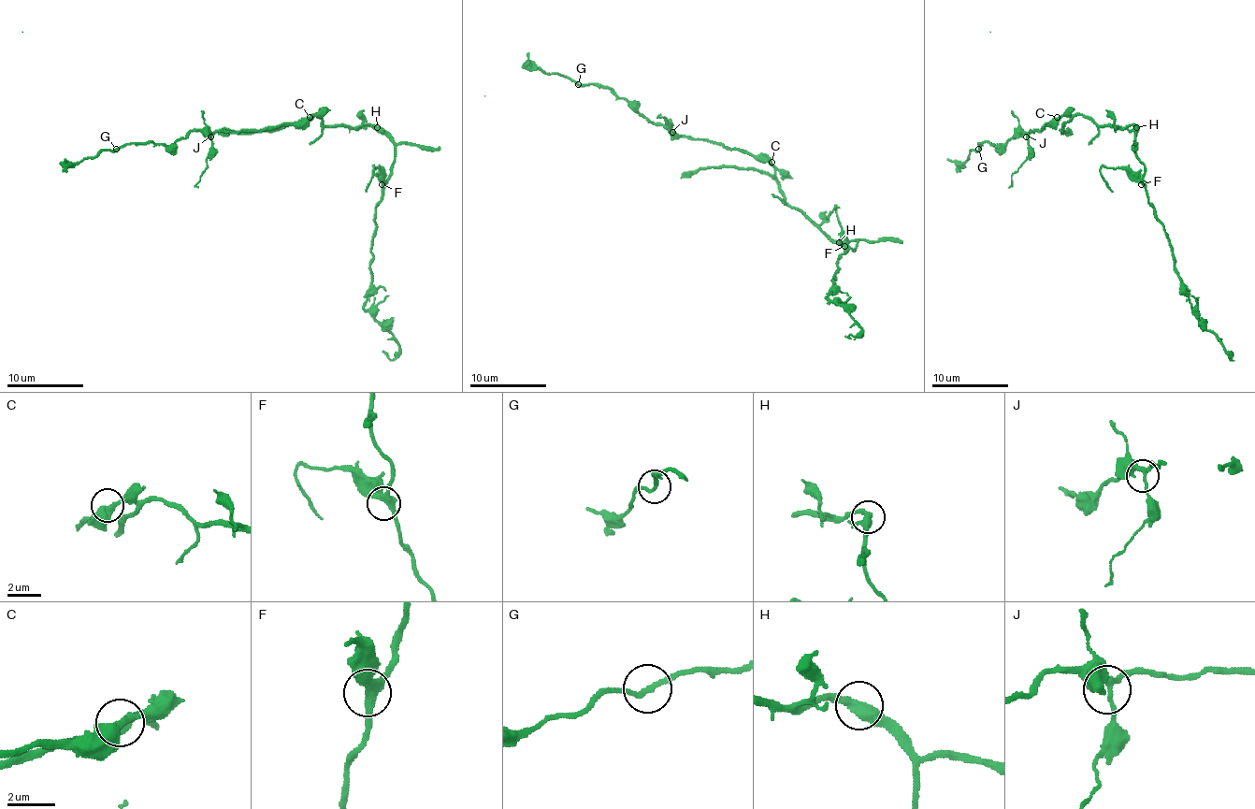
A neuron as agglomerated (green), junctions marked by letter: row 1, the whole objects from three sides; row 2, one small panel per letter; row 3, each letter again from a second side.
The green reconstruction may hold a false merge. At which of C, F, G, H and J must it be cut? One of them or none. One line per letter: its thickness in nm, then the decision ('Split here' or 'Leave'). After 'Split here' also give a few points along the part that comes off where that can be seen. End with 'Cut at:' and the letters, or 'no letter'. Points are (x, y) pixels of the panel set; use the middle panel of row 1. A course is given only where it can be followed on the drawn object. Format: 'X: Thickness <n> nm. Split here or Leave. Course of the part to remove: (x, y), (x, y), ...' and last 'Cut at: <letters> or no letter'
C: Thickness 420 nm. Leave
F: Thickness 400 nm. Leave
G: Thickness 200 nm. Leave
H: Thickness 360 nm. Leave
J: Thickness 220 nm. Leave
Cut at: no letter

